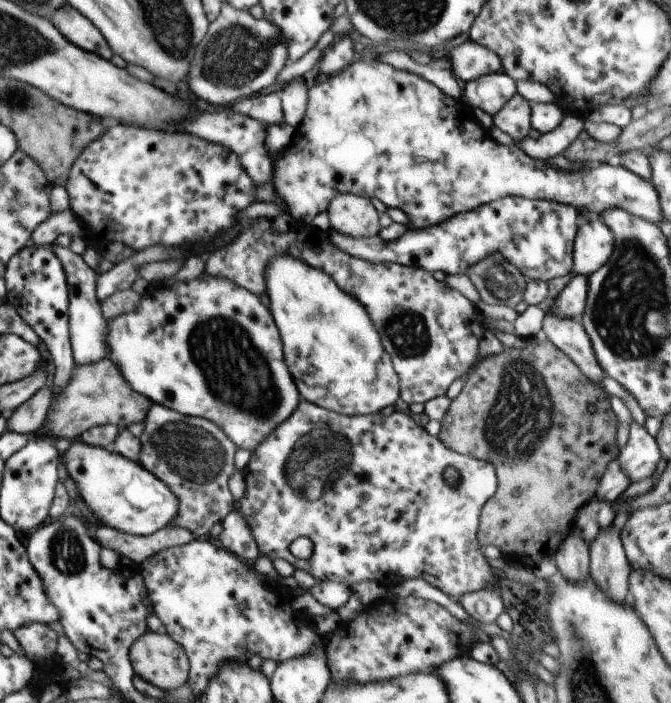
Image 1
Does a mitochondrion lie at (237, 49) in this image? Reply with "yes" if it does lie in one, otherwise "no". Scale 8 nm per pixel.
yes

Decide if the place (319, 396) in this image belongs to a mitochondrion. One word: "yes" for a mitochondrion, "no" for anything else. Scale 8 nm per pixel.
no

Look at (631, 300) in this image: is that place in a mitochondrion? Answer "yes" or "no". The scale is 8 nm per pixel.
yes

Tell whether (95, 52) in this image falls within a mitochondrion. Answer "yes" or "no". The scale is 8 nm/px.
no

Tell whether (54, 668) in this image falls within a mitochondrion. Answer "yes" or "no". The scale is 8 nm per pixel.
no

